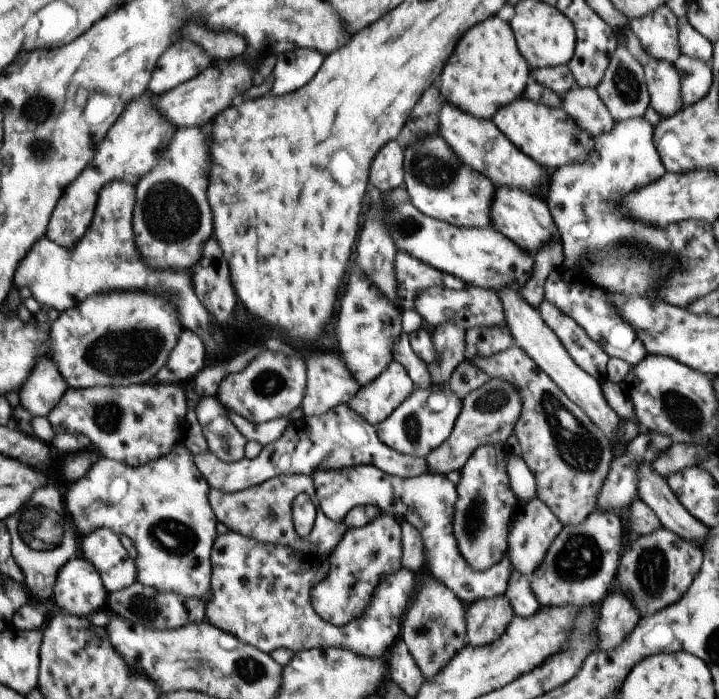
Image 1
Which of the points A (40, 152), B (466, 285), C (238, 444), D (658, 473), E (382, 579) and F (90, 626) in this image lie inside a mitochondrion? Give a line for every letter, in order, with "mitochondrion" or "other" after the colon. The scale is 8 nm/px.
A: mitochondrion
B: other
C: other
D: other
E: other
F: other

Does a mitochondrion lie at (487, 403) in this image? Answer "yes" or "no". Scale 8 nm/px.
yes

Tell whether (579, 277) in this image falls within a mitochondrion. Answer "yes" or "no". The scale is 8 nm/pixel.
no

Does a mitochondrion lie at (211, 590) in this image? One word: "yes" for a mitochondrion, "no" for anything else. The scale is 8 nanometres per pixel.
no

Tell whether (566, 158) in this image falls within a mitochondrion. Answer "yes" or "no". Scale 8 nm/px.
no

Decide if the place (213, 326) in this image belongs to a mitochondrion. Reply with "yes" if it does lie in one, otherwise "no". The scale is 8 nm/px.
no

